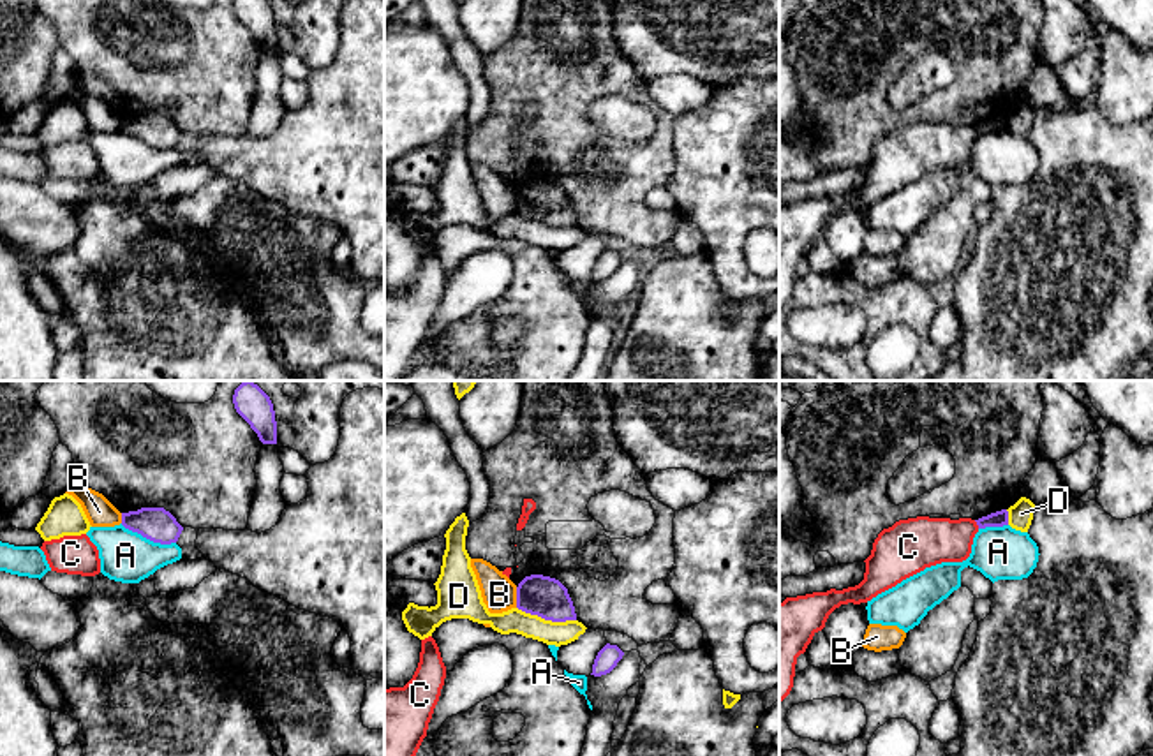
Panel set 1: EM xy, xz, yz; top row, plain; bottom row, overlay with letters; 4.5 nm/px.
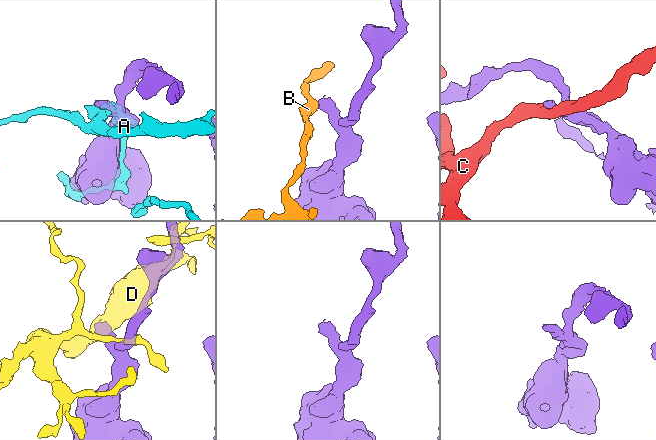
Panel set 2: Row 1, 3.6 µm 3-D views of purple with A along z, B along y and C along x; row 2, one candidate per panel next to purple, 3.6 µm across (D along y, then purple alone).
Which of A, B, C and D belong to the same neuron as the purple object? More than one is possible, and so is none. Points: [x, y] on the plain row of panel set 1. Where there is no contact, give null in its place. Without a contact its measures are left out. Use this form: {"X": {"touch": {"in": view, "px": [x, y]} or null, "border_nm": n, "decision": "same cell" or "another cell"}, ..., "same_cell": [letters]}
{"A": {"touch": {"in": "xy", "px": [148, 143]}, "border_nm": 280, "decision": "another cell"}, "B": {"touch": {"in": "xz", "px": [517, 203]}, "border_nm": 100, "decision": "another cell"}, "C": {"touch": {"in": "yz", "px": [977, 129]}, "border_nm": 50, "decision": "another cell"}, "D": {"touch": {"in": "xz", "px": [547, 224]}, "border_nm": 280, "decision": "another cell"}, "same_cell": []}

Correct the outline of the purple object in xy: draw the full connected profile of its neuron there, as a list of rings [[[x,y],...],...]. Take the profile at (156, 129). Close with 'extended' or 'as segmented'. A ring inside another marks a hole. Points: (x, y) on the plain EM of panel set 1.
[[[141,113],[122,118],[122,130],[160,150],[176,148],[183,136],[176,123],[164,113]]]; as segmented

